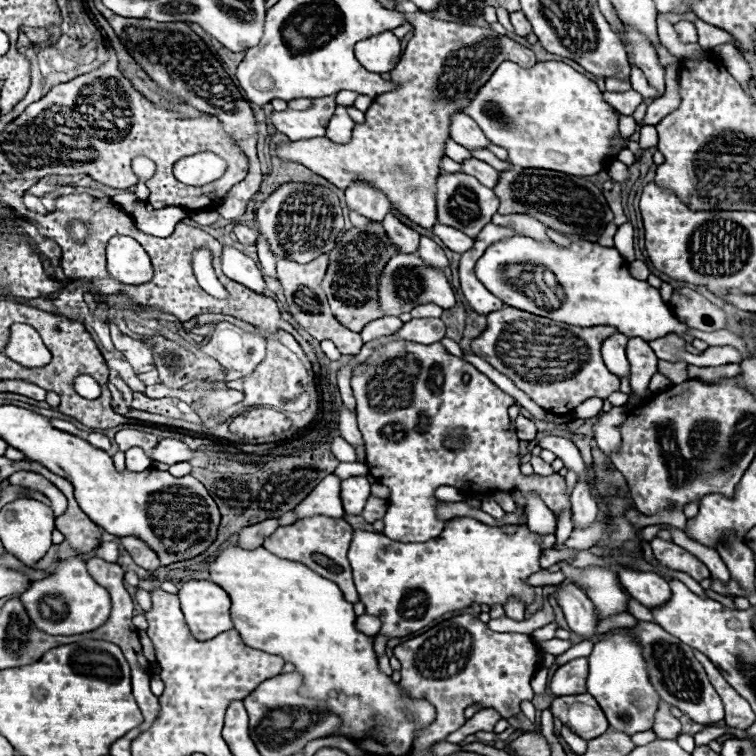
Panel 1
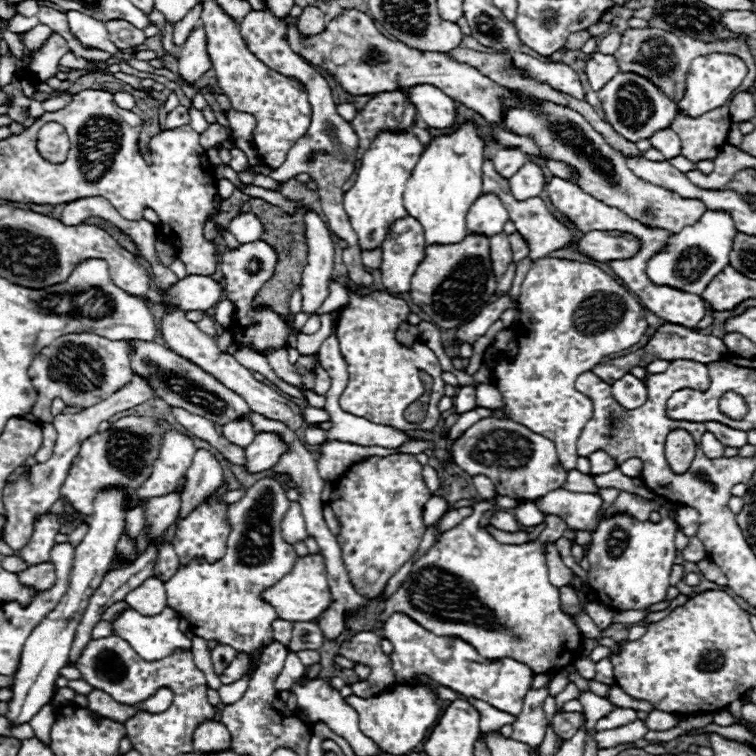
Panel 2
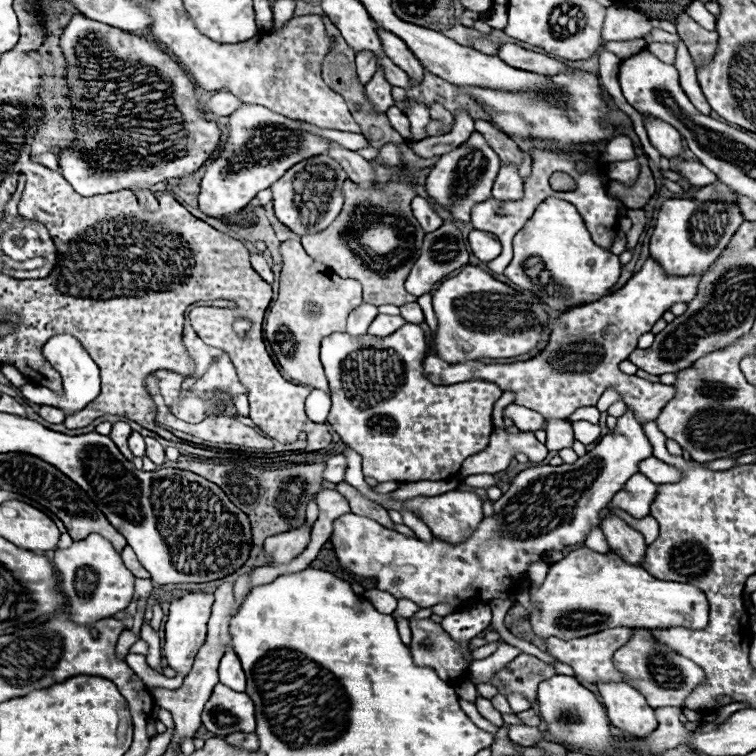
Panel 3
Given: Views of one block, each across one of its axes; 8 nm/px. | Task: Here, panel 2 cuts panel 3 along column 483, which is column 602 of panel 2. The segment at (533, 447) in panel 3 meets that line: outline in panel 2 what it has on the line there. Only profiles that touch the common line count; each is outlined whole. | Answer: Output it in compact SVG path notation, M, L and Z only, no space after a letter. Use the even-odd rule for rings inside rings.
M598 450L596 454L590 454L588 460L590 460L590 466L592 466L592 474L606 474L606 472L616 468L616 462L612 462L608 458L608 454L604 454L602 450Z

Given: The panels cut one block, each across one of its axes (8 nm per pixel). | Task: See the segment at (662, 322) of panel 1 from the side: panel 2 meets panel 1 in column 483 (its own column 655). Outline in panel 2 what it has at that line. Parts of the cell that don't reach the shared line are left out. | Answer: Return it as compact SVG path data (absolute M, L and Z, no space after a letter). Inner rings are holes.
M708 210L694 226L686 226L680 234L668 238L664 252L650 258L646 274L656 284L668 284L692 294L702 294L714 274L718 274L728 264L734 234L738 234L738 230L730 212Z

